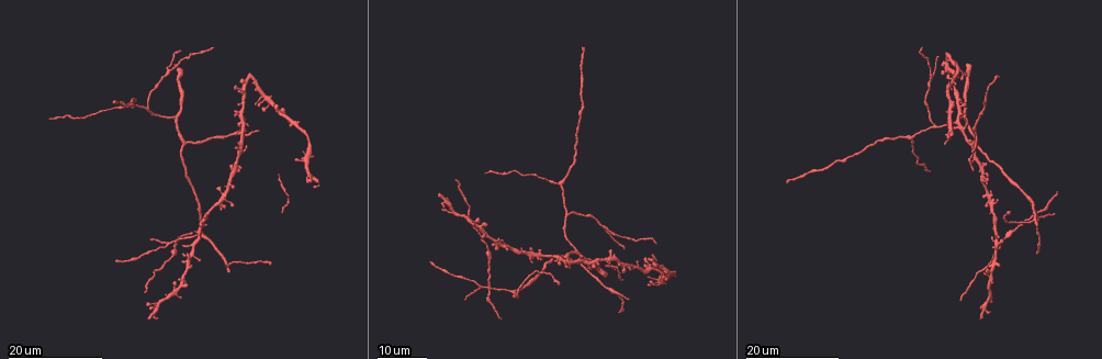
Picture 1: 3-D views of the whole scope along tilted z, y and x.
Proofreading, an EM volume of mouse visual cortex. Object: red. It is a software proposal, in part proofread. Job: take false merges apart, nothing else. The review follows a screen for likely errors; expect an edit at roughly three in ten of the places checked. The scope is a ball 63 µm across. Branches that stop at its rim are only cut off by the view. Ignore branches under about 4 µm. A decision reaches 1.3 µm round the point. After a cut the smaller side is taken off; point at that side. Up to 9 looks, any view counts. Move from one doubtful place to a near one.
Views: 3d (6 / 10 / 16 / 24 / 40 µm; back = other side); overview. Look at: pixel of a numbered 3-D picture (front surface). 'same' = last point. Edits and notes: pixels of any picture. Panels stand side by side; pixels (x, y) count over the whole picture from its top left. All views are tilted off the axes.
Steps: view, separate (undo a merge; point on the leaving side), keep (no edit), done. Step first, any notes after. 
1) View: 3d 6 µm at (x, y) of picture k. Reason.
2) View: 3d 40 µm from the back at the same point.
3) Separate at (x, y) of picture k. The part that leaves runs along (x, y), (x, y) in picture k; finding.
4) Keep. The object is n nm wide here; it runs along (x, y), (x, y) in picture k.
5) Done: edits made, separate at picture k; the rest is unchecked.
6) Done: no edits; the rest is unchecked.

View: 3d 24 µm at (202, 235) of picture 1. Arms part here.

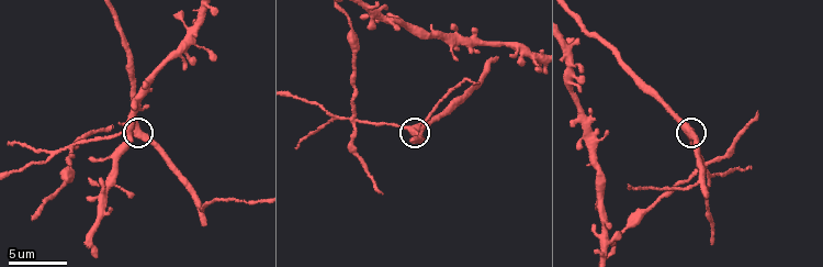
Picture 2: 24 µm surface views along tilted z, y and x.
View: 3d 6 µm at (139, 127) of picture 2.

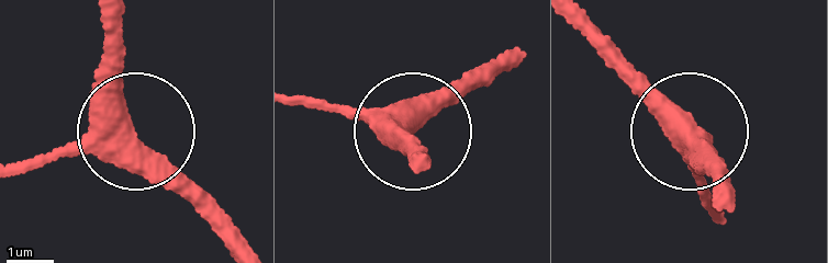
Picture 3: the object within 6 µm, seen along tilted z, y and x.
Keep. The object is 440 nm wide here; it runs along (20, 170), (132, 140), (216, 205) in picture 3; all the same neuron.

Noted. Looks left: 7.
View: 3d 10 µm at (353, 118) of picture 2. Four-way junction.

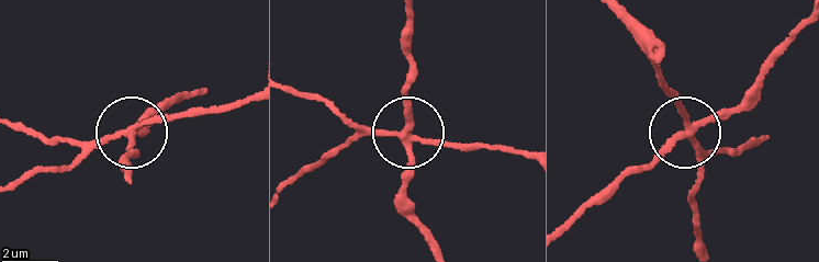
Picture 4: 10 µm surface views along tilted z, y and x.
Separate at (404, 180) of picture 4. The object is 220 nm wide here; a second neuron is stuck on.

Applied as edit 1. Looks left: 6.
View: 3d 24 µm at (961, 105) of picture 1. Looks like a crossing.

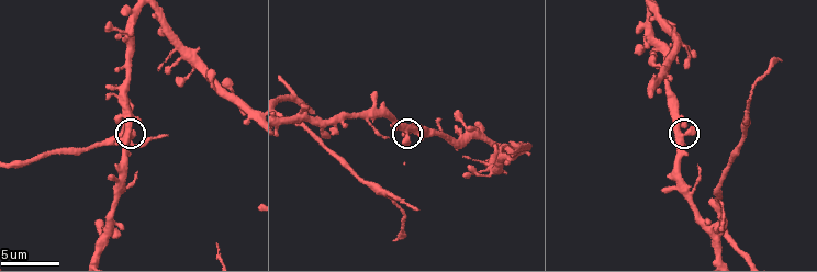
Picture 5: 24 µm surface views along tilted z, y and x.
View: 3d 6 µm at (683, 134) of picture 5.

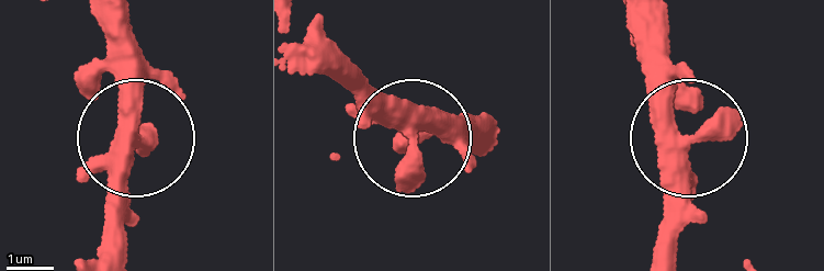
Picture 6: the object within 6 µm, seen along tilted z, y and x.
Keep. The side arm is 59 µm long; it runs along (308, 70), (404, 127), (438, 128), (476, 153) in picture 6; one neuron here.

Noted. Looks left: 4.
View: 3d 6 µm at (122, 132) of picture 5. Branch point.

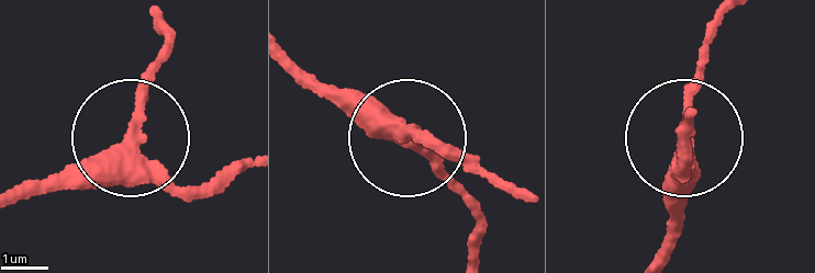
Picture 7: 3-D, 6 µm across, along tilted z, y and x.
Keep. The side arm is 7 µm long; 3 arms meet here; continuous, no second neuron.

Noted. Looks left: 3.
Done: edits made, separate at picture 4; the rest is unchecked.

